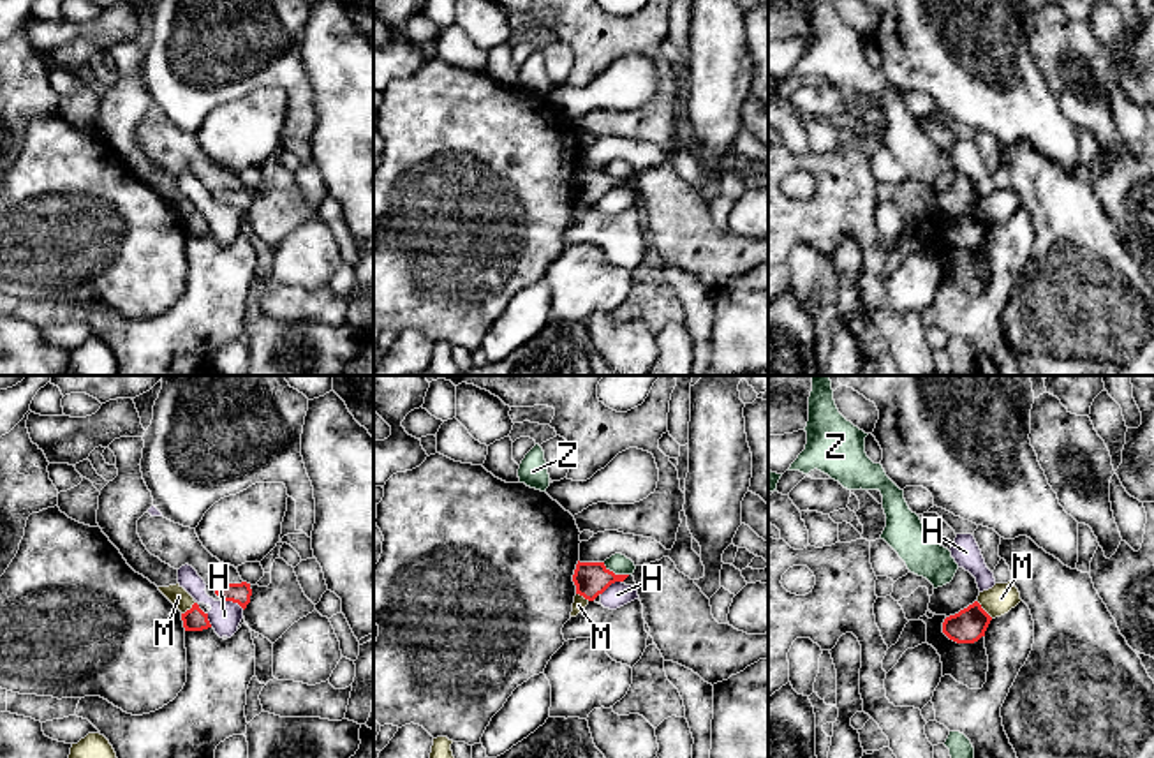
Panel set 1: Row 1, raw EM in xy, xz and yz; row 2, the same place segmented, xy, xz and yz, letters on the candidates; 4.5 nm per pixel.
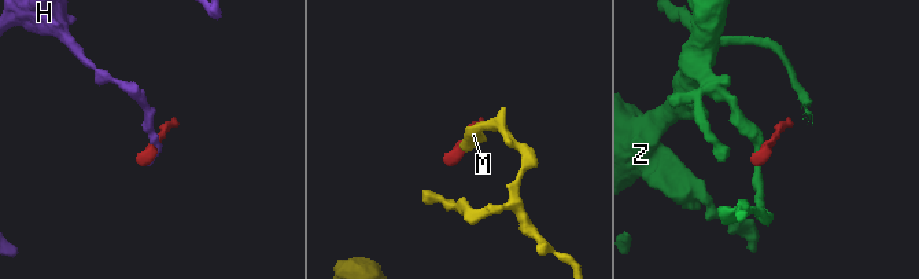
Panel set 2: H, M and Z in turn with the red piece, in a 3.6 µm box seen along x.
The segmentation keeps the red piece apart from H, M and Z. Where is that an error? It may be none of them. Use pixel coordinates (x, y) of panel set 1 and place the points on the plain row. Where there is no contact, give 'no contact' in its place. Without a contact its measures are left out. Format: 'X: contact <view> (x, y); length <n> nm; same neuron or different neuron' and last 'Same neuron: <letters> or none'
H: contact xz (610, 189); length 120 nm; different neuron
M: contact yz (983, 215); length 110 nm; different neuron
Z: contact xz (613, 178); length 130 nm; different neuron
Same neuron: none

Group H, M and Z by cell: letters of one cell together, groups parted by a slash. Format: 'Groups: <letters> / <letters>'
Groups: H / M / Z

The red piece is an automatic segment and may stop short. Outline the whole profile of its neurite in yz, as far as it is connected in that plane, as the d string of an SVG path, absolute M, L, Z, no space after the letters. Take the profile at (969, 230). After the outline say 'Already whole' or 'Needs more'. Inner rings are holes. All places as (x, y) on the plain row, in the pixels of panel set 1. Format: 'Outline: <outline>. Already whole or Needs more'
Outline: M974 206L958 219L946 222L943 238L957 249L974 249L985 242L990 226L992 222Z. Already whole

